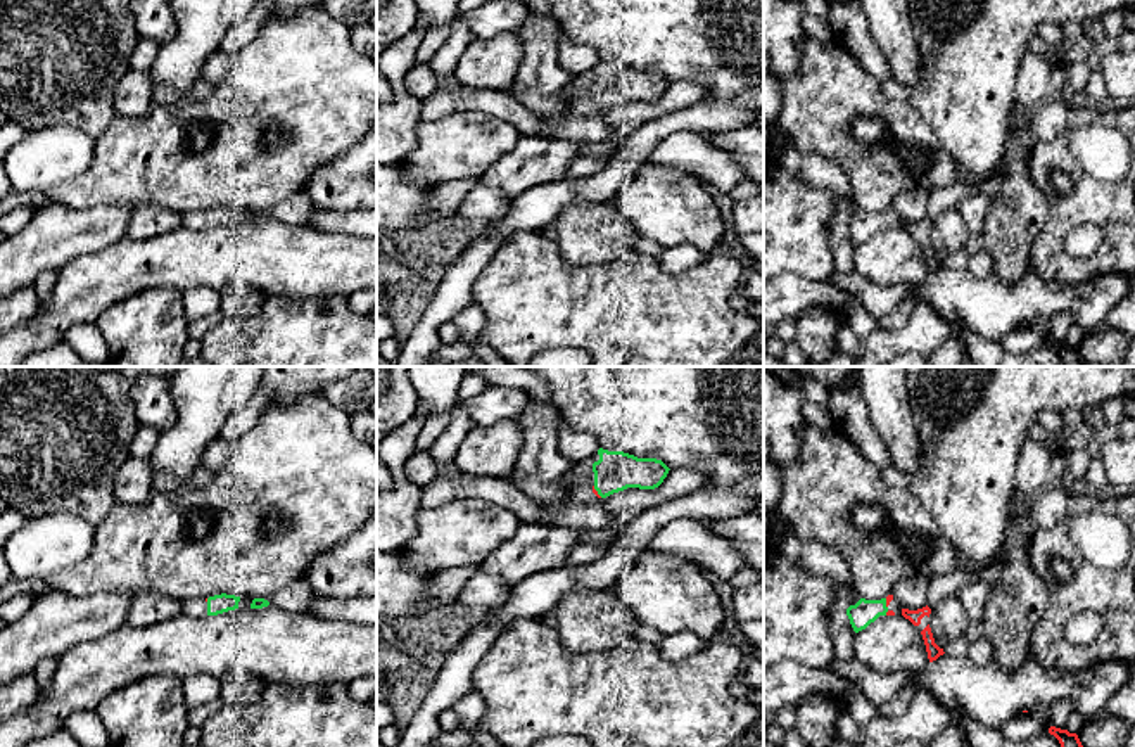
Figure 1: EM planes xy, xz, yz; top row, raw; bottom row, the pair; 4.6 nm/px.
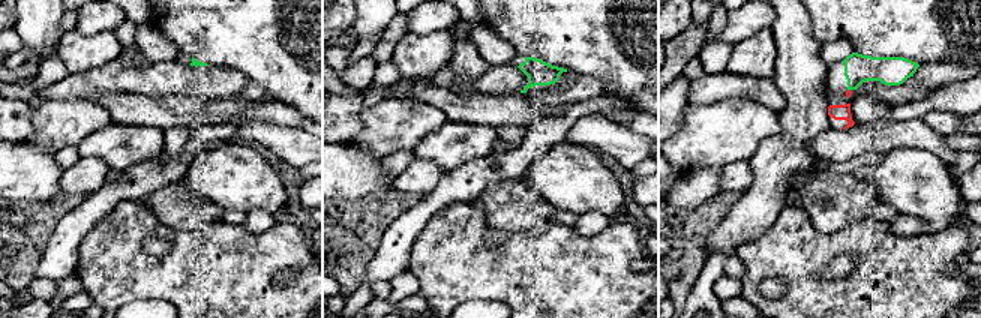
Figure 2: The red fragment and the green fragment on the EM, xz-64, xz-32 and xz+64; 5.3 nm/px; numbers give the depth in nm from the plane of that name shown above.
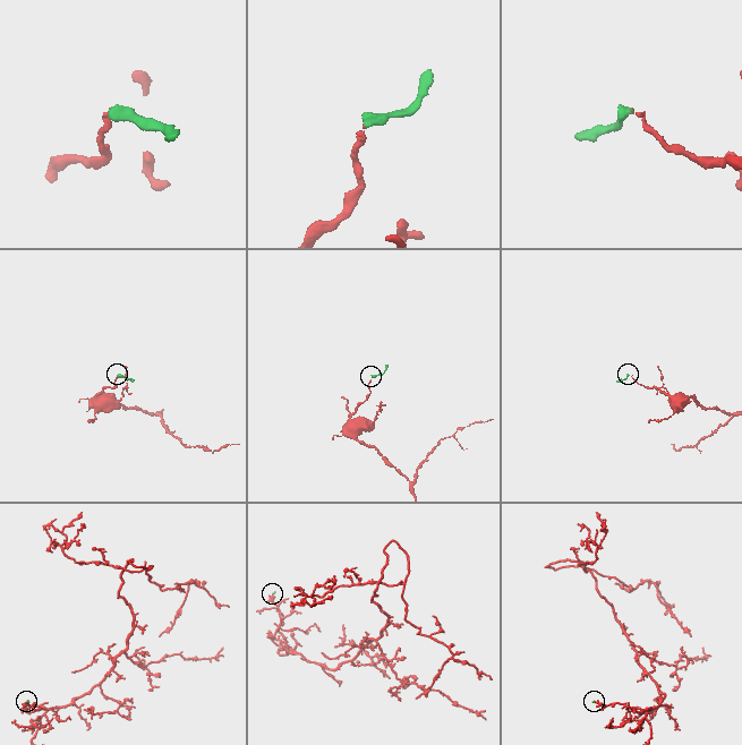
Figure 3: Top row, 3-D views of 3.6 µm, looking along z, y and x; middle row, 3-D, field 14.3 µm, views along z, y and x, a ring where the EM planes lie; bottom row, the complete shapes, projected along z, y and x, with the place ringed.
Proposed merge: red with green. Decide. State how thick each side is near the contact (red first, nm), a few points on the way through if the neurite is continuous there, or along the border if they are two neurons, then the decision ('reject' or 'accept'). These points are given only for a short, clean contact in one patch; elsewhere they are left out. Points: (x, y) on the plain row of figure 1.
20/190 nm | across xz (595, 104), (596, 104), (615, 83) | accept

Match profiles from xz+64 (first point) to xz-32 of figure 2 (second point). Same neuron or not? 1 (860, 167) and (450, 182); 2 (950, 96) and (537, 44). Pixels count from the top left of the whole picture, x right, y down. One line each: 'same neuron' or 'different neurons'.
1: same neuron
2: different neurons

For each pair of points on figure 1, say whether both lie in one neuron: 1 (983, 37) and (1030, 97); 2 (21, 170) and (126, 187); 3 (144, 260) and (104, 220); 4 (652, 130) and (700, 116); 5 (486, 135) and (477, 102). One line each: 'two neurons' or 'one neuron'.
1: two neurons
2: two neurons
3: two neurons
4: one neuron
5: two neurons

